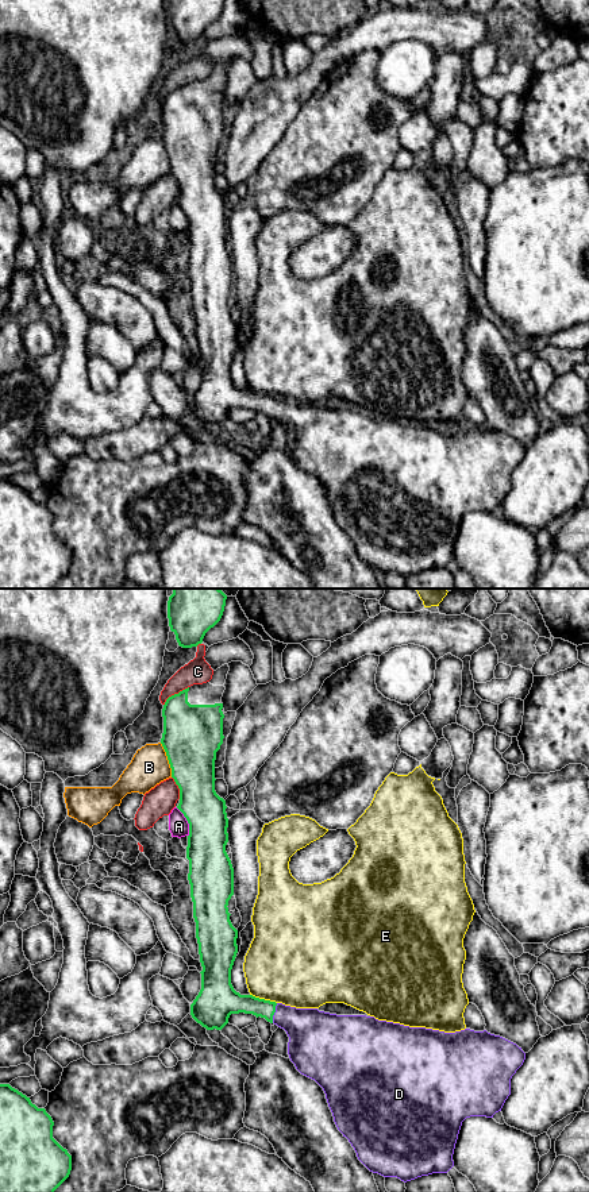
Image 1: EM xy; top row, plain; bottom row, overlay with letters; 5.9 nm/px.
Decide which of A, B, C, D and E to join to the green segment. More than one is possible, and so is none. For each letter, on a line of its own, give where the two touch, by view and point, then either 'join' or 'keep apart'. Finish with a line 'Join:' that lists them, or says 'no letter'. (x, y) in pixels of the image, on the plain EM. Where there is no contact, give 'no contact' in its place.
A: contact xy (188, 218); keep apart
B: contact xy (168, 154); keep apart
C: contact xy (174, 89); keep apart
D: contact xy (274, 407); join
E: contact xy (264, 394); keep apart
Join: D

